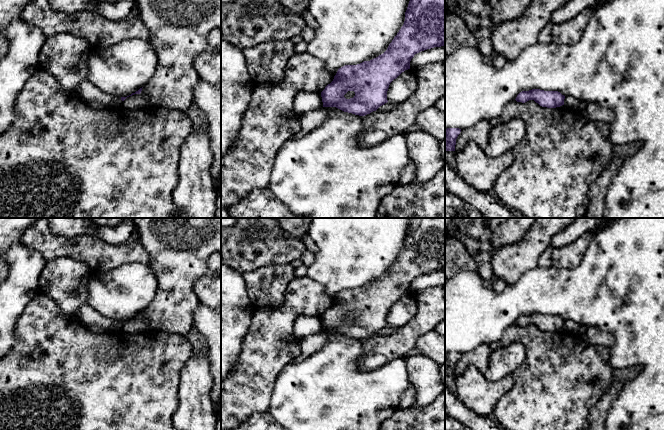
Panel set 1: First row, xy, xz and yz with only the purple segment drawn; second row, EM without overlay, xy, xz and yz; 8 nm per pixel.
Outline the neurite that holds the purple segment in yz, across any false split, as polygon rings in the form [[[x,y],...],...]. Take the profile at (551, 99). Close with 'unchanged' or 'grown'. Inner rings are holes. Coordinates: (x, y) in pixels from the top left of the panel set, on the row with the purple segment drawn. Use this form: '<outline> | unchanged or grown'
[[[532,89],[529,91],[520,92],[515,100],[522,103],[525,103],[529,100],[534,100],[542,107],[556,108],[564,105],[564,99],[565,96],[558,91]]] | unchanged

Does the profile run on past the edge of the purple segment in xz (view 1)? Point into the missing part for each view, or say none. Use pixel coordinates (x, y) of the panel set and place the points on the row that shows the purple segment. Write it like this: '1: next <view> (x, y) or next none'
1: next none

